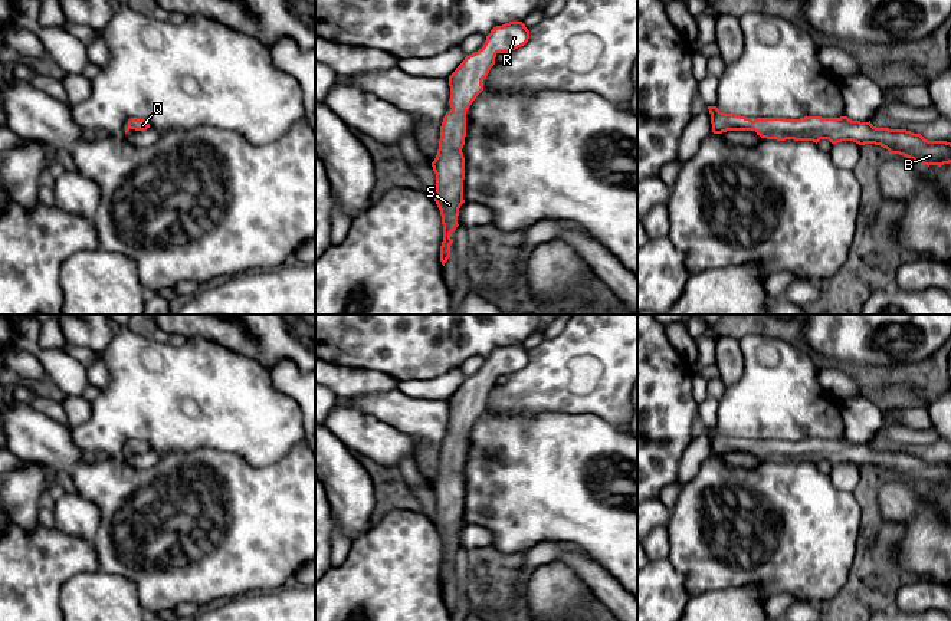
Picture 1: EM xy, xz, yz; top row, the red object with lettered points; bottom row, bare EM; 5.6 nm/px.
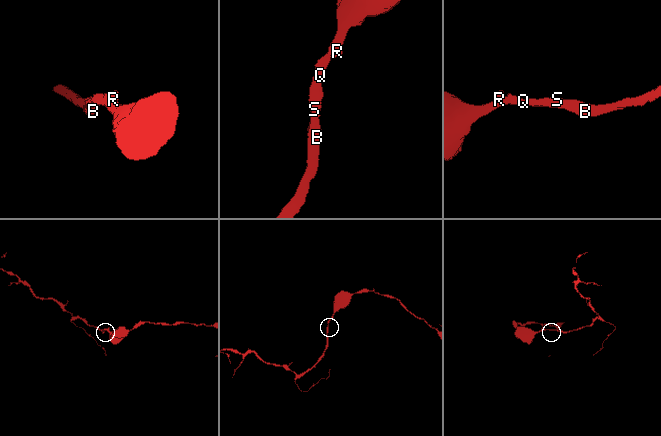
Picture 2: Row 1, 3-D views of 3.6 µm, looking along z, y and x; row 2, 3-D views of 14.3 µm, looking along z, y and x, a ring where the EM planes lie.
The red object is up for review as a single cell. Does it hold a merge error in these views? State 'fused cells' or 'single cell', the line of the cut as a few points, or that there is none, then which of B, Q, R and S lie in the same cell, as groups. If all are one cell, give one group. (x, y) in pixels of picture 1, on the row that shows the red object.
single cell; cut none; groups B Q R S

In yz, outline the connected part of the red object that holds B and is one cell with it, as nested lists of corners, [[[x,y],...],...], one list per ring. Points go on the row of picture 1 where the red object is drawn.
[[[708,106],[714,134],[727,131],[755,131],[767,139],[813,141],[829,139],[832,144],[853,141],[859,145],[875,144],[889,154],[899,154],[924,165],[944,165],[951,162],[951,142],[928,141],[921,134],[906,129],[876,128],[869,122],[852,121],[847,116],[800,119],[757,118],[750,119],[735,114],[721,112]]]

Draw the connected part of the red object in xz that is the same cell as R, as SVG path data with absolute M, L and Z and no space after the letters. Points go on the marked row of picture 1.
M509 22L496 26L486 36L482 49L465 58L449 76L450 111L446 112L442 126L439 150L432 162L436 174L436 204L443 224L440 262L445 266L450 257L450 233L456 230L459 208L463 200L465 157L462 148L466 137L466 111L483 91L482 79L495 65L498 53L509 53L524 46L529 30L522 22Z

